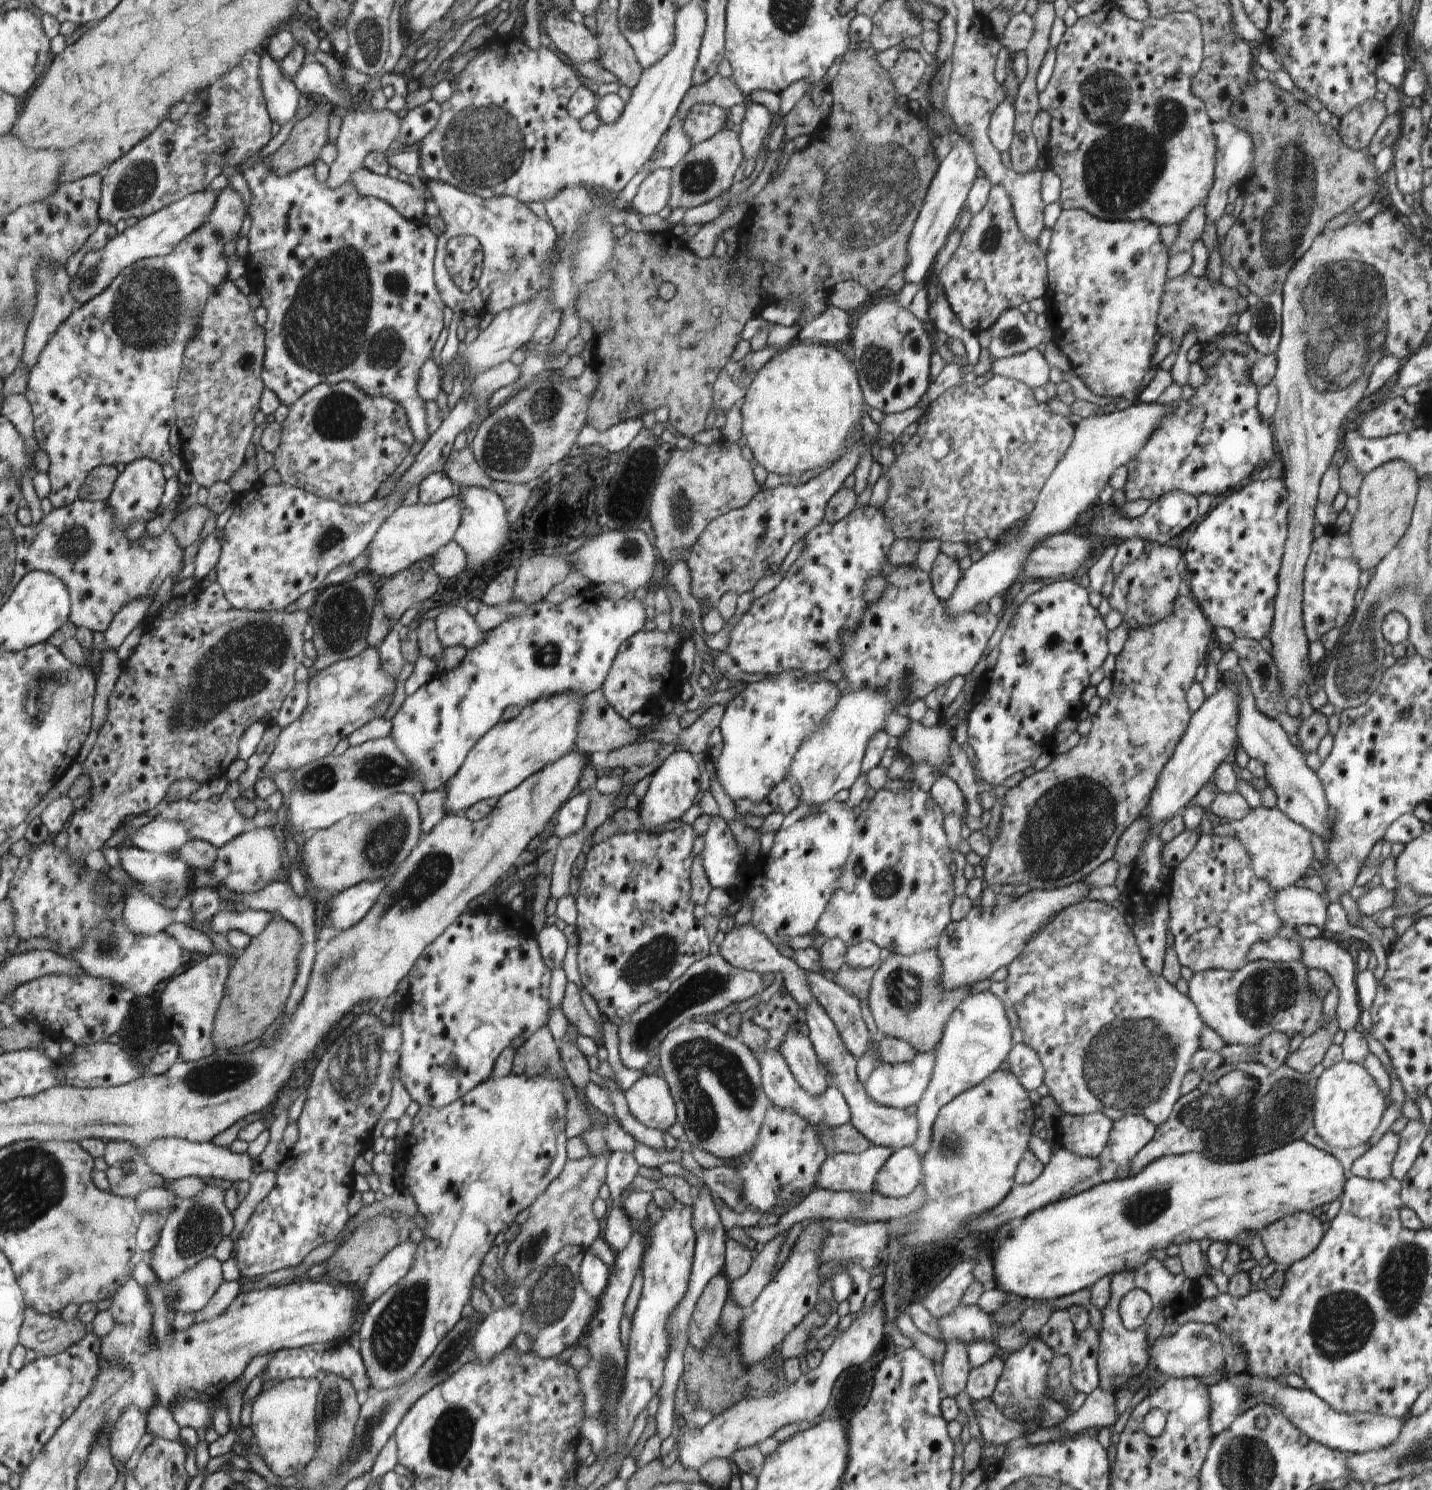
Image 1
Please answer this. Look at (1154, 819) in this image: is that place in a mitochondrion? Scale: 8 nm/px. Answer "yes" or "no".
no

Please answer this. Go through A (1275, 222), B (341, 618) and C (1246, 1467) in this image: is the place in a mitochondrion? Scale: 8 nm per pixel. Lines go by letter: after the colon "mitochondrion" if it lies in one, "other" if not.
A: mitochondrion
B: mitochondrion
C: mitochondrion

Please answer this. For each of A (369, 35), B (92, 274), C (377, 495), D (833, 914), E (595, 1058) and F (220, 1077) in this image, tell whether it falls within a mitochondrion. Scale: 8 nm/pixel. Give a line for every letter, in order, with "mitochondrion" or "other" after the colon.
A: mitochondrion
B: mitochondrion
C: other
D: mitochondrion
E: other
F: mitochondrion

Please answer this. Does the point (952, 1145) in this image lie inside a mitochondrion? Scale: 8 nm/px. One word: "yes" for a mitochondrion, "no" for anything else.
yes

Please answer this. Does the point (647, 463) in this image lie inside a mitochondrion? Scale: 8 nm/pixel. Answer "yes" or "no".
yes

